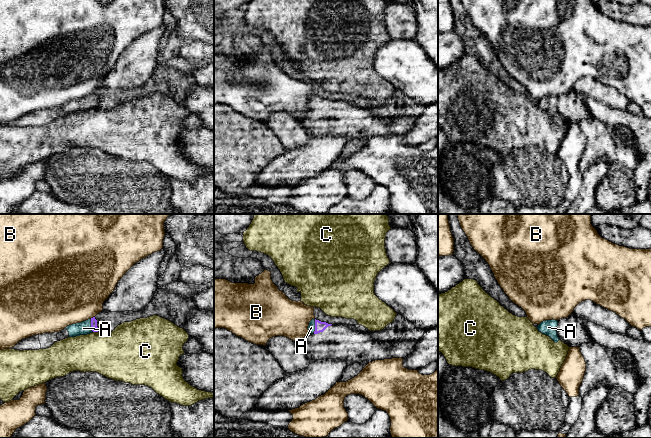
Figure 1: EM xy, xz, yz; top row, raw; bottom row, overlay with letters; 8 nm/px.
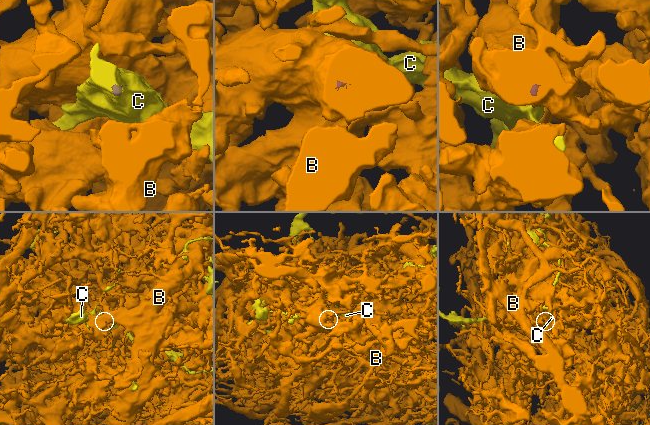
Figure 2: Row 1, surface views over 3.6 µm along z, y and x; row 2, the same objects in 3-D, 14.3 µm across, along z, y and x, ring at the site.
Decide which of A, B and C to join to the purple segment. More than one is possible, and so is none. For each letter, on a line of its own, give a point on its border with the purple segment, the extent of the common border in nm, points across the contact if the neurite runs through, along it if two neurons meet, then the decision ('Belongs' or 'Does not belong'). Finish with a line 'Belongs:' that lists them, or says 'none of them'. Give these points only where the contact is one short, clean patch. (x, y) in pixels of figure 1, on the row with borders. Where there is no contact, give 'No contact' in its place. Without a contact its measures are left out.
A: Touches purple at xz (315, 326). Shared border 110 nm. Belongs
B: Touches purple at xy (93, 317). Shared border 40 nm. Boundary: xy (94, 316), (90, 318). Does not belong
C: Touches purple at xy (95, 331). Shared border 50 nm. Boundary: xy (98, 331), (93, 332). Does not belong
Belongs: A

